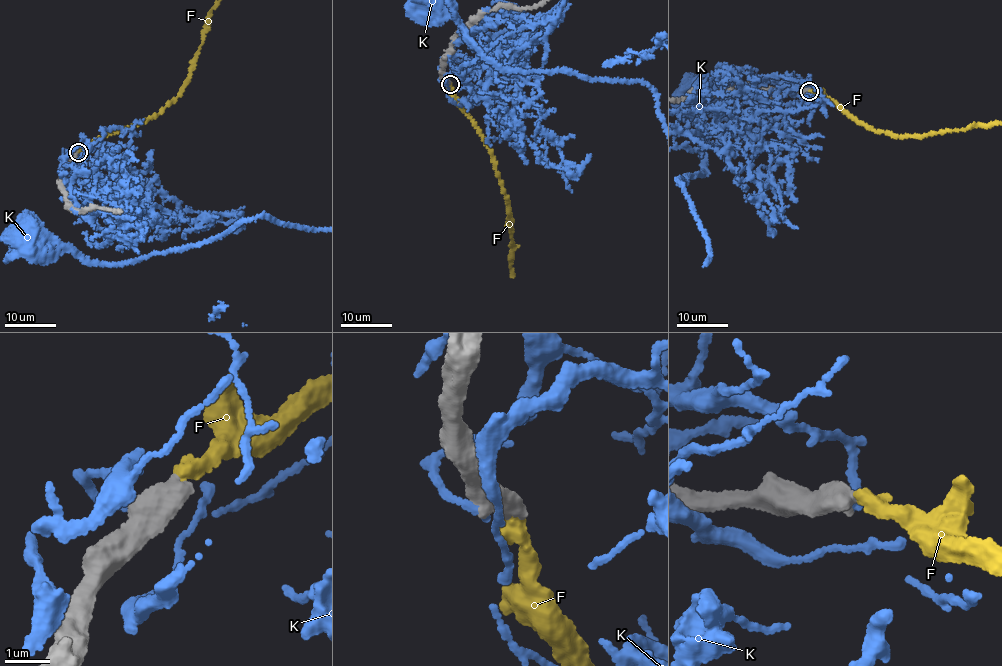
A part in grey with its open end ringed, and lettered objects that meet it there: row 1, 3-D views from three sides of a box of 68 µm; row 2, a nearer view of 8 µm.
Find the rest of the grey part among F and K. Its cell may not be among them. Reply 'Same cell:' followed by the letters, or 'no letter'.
Same cell: no letter

